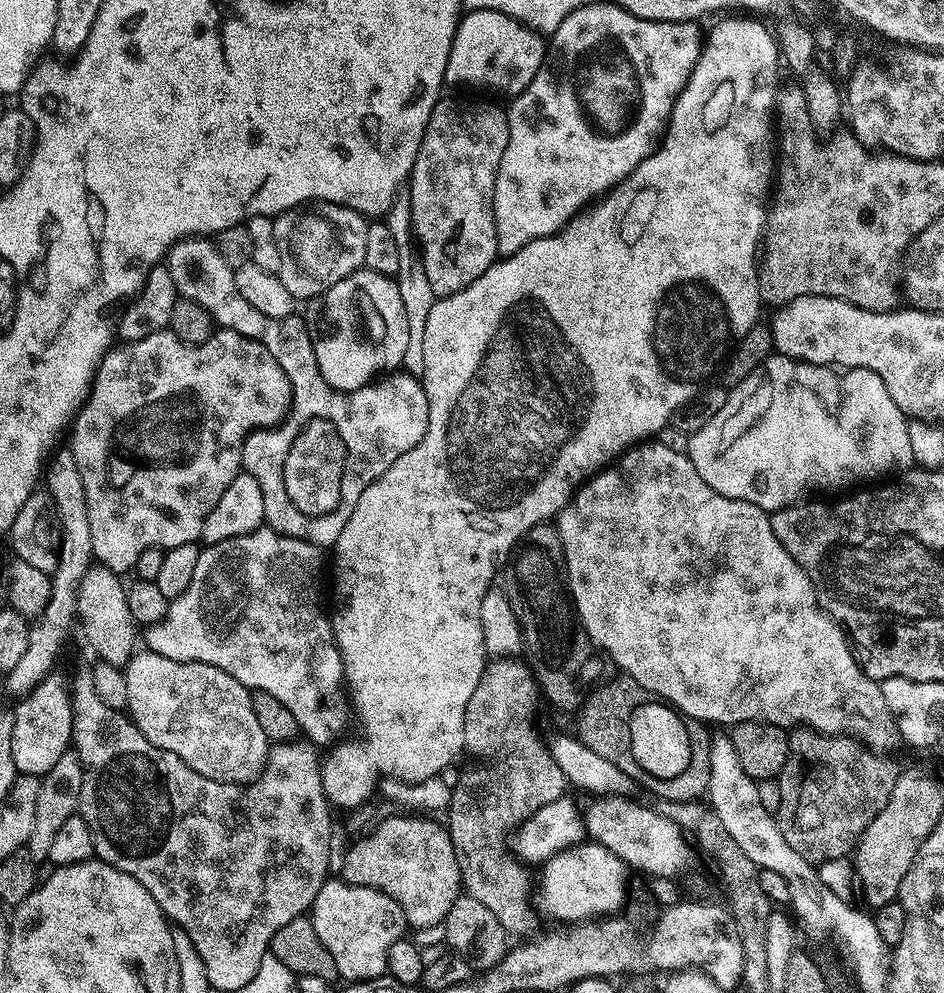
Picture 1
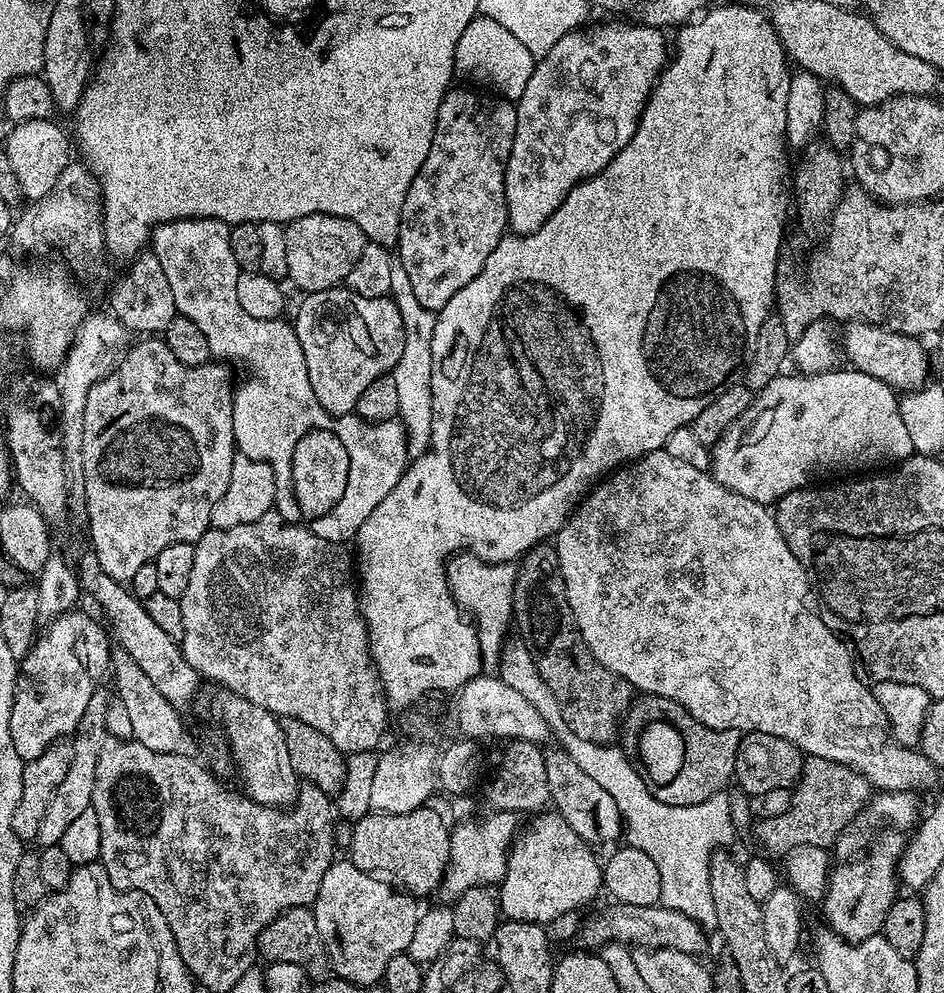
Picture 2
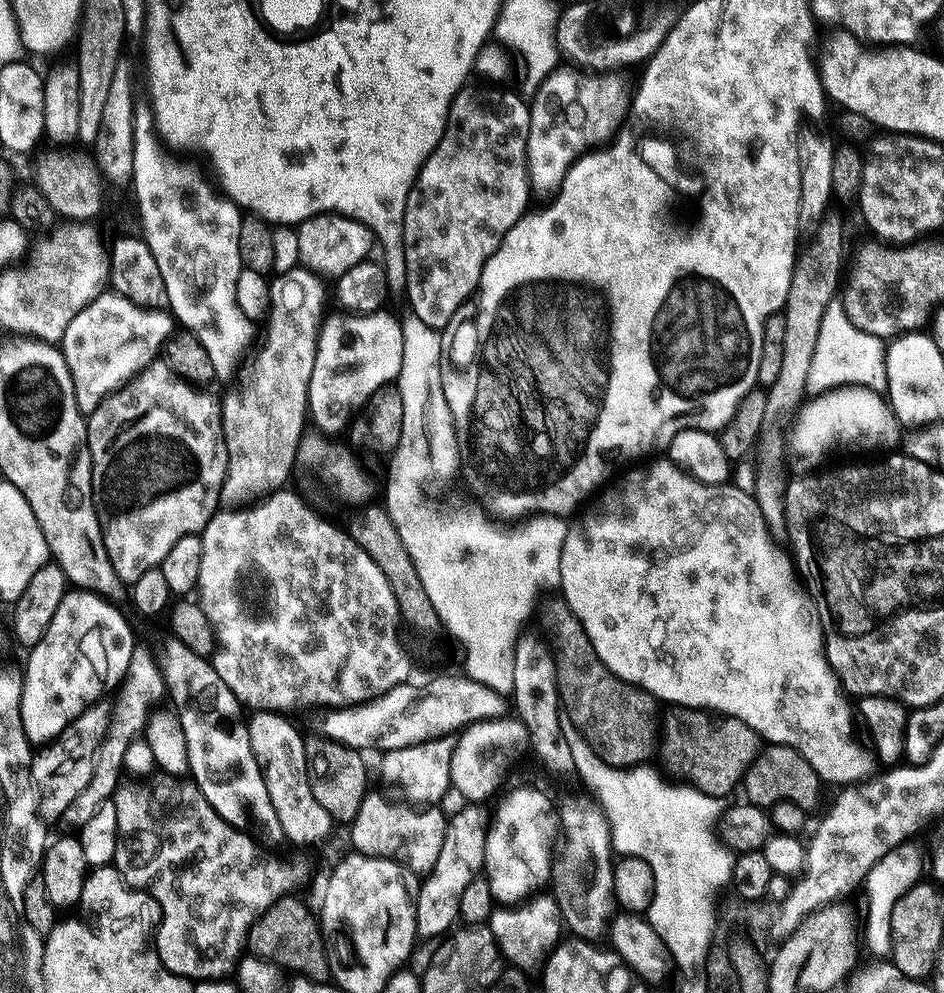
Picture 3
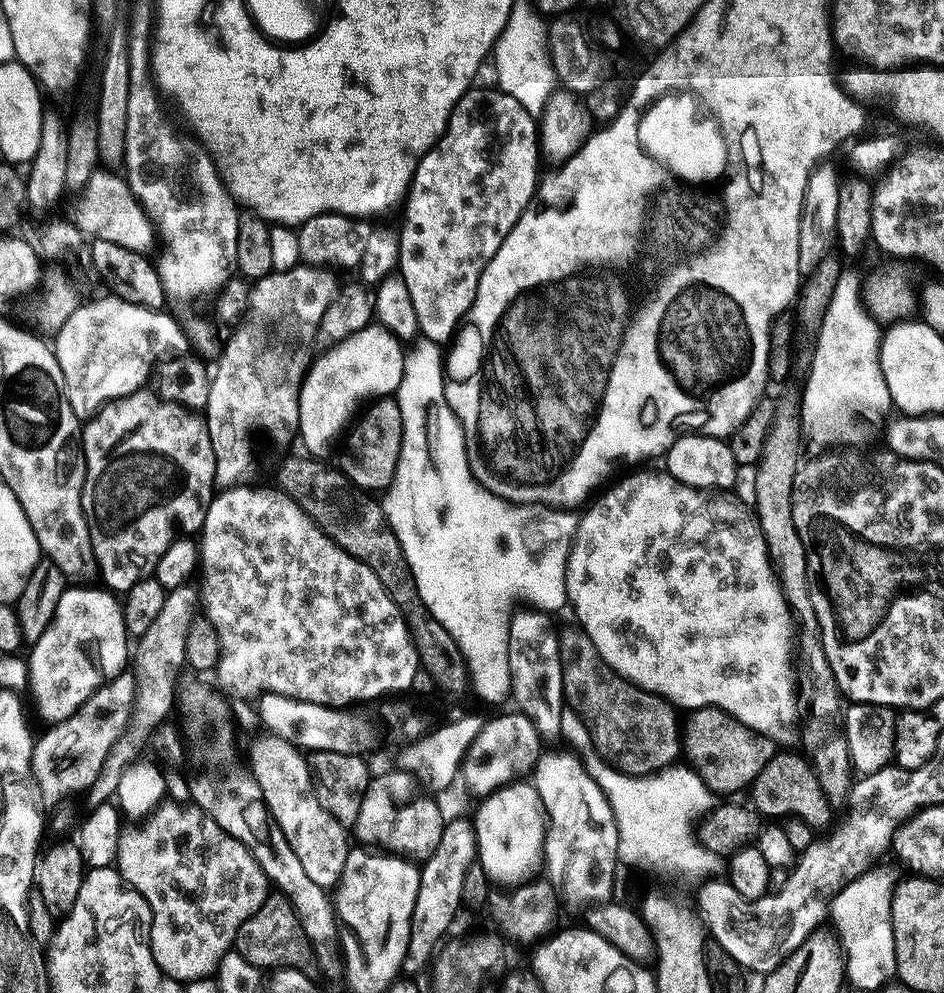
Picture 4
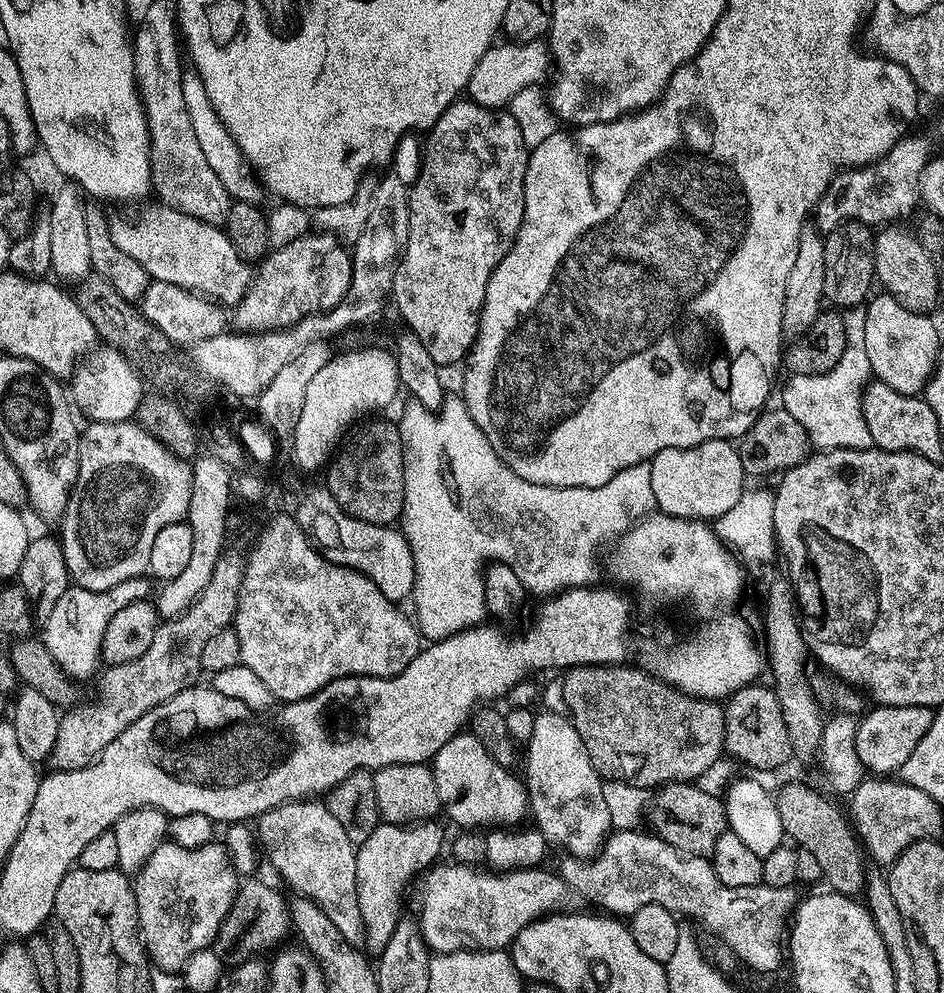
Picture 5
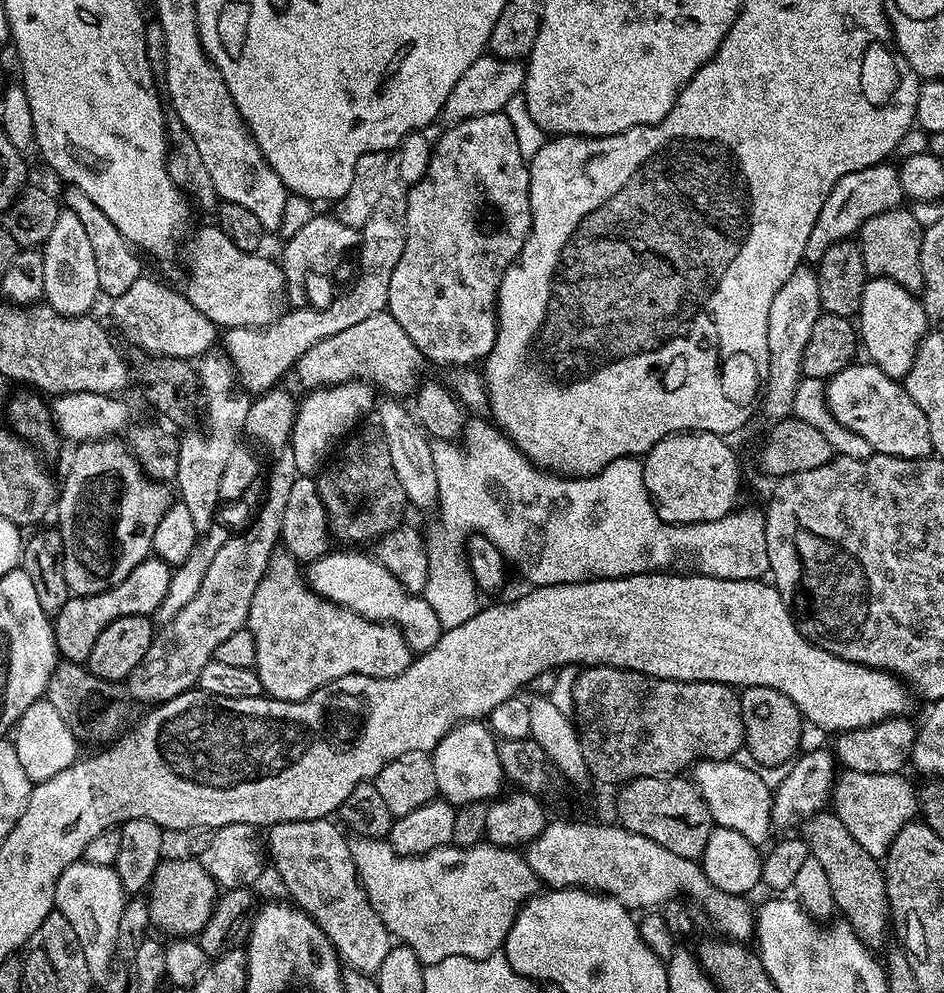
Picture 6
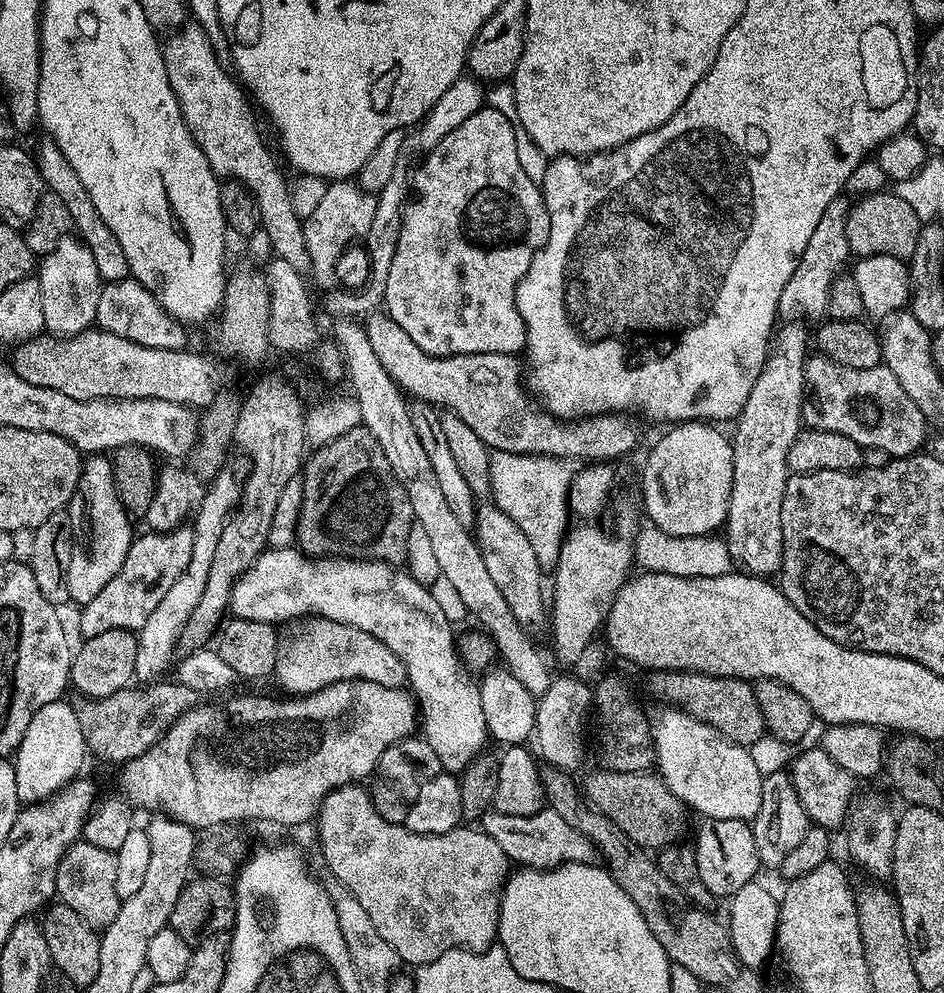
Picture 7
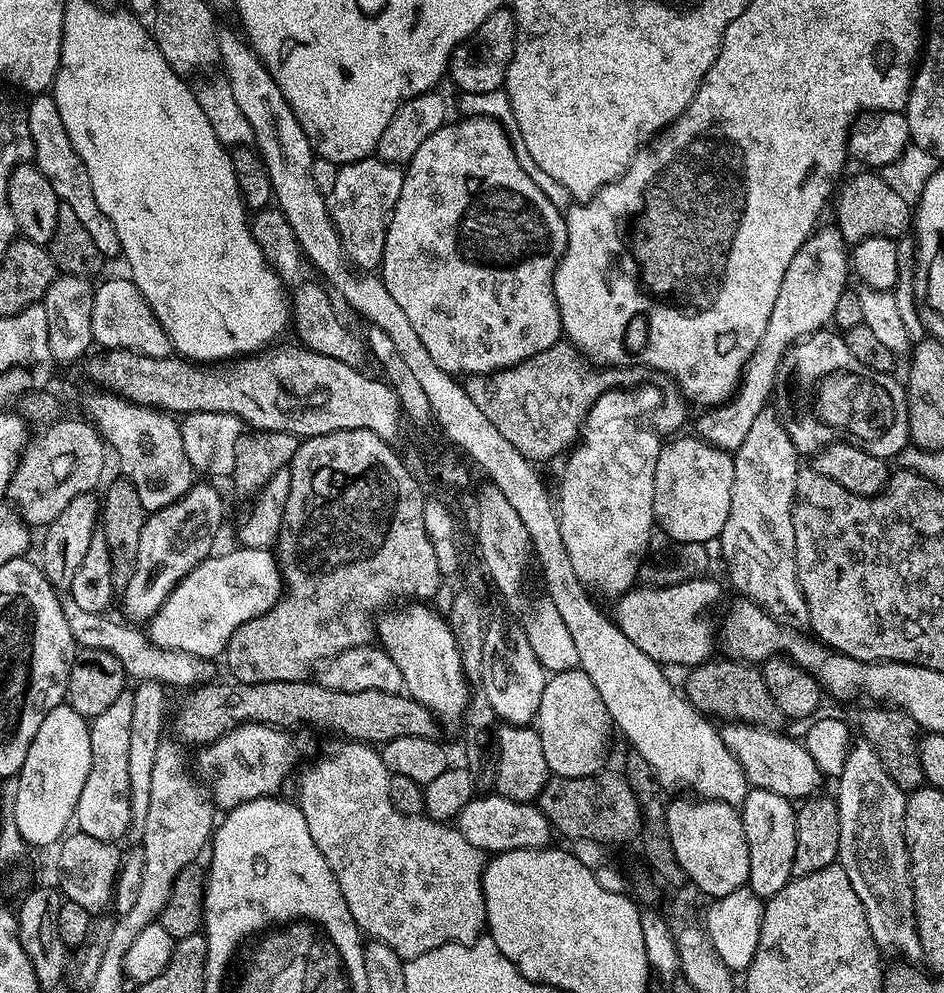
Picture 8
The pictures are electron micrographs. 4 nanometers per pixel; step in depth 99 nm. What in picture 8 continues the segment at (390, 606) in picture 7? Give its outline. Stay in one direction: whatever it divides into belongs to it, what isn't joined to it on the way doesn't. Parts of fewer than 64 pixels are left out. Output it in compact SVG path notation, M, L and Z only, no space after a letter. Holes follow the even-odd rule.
M236 546L233 552L213 554L206 560L201 560L200 565L166 598L166 602L152 615L146 628L146 635L153 645L160 649L180 650L207 658L216 658L228 647L230 638L238 626L266 614L279 602L284 591L284 580L280 577L280 565L277 557L266 548L245 548ZM408 602L401 608L404 608L401 612L385 611L375 621L374 632L394 666L402 670L404 692L413 700L422 702L426 710L436 715L437 721L463 721L464 711L468 709L470 685L464 677L460 651L447 619L424 602Z

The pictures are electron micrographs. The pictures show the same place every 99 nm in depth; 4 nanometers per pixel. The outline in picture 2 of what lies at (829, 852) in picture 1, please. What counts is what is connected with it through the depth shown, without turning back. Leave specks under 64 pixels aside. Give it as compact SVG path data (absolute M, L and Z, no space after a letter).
M813 756L810 760L810 766L805 767L794 791L791 793L792 805L785 812L778 813L777 816L768 816L765 820L757 819L754 824L756 836L770 851L780 852L779 854L787 853L788 849L798 846L818 846L819 848L831 849L842 833L847 832L857 823L858 817L867 808L868 801L872 799L873 795L872 785L861 772L847 768L844 764Z

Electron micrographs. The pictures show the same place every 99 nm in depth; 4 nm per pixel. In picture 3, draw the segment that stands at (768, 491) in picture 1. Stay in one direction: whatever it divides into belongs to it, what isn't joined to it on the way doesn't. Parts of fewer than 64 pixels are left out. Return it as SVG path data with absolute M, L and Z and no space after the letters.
M845 386L845 387L832 387L828 391L821 393L820 395L813 395L811 398L805 399L800 404L798 411L795 413L794 419L791 421L792 426L792 452L796 456L824 456L831 448L852 448L857 444L860 448L888 448L884 450L892 450L896 443L900 440L900 431L902 431L902 425L896 416L892 413L892 406L888 403L887 399L879 391L872 391L871 388L857 387L857 386Z

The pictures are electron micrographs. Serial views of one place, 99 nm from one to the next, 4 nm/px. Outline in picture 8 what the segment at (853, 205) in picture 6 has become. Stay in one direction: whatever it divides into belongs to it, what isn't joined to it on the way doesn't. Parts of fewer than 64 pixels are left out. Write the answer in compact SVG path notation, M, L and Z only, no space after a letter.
M834 226L817 227L806 238L806 242L802 242L790 266L786 266L786 274L782 274L782 286L778 289L774 310L770 310L770 322L766 322L762 342L758 342L754 354L750 354L746 362L739 388L724 404L717 404L715 408L699 413L701 416L697 418L694 429L699 439L729 454L738 450L745 441L754 418L769 407L768 399L772 396L780 364L782 368L792 345L833 323L832 315L837 309L838 300L849 287L848 276L850 278L849 245L844 243L842 234Z

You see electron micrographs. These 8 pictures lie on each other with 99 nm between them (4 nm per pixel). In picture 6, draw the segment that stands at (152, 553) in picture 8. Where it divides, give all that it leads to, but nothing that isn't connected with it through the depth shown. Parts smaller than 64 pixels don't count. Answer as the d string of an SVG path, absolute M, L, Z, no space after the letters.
M155 558L142 561L122 582L118 582L113 588L107 588L105 592L99 592L93 596L72 596L62 606L60 612L54 616L54 648L65 660L77 662L87 661L90 650L94 650L94 642L98 642L98 634L111 620L117 620L123 616L151 617L156 608L162 602L162 598L168 593L170 578L173 569L166 562Z

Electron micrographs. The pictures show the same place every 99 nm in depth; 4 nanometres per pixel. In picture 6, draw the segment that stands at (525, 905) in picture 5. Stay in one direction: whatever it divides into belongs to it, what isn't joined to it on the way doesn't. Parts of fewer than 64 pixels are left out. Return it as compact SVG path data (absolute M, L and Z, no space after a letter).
M356 838L351 841L350 847L360 885L364 887L376 917L386 926L389 936L403 947L414 950L425 966L455 956L485 960L487 956L497 955L504 947L504 939L510 934L510 926L519 914L520 907L542 888L534 870L530 870L519 851L499 848L487 842L469 848L435 848L425 856L397 856L387 839Z

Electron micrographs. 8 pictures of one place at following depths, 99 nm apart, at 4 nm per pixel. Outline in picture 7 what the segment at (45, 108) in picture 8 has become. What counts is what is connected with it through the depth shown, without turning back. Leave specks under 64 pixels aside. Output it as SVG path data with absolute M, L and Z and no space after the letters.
M44 138L44 141L34 148L34 159L40 176L44 180L45 189L58 194L58 198L62 198L66 210L70 210L75 235L83 241L94 256L100 279L110 284L129 279L128 263L126 254L122 251L122 245L118 243L118 238L114 238L114 230L110 230L110 226L106 226L106 222L102 222L102 214L98 214L98 210L94 210L94 202L90 202L90 194L86 194L86 186L82 186L82 178L78 178L74 166L70 166L70 162L66 162L66 154L62 154L62 150L58 150L58 146L51 138Z

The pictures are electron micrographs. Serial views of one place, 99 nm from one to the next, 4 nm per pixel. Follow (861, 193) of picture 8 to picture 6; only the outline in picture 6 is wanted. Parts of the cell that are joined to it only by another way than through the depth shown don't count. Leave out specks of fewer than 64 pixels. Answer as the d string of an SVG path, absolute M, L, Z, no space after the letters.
M901 206L894 210L886 210L882 214L874 214L860 228L858 245L865 270L869 277L888 276L898 286L906 290L919 293L923 289L922 280L922 238L923 226L914 218L911 207Z

